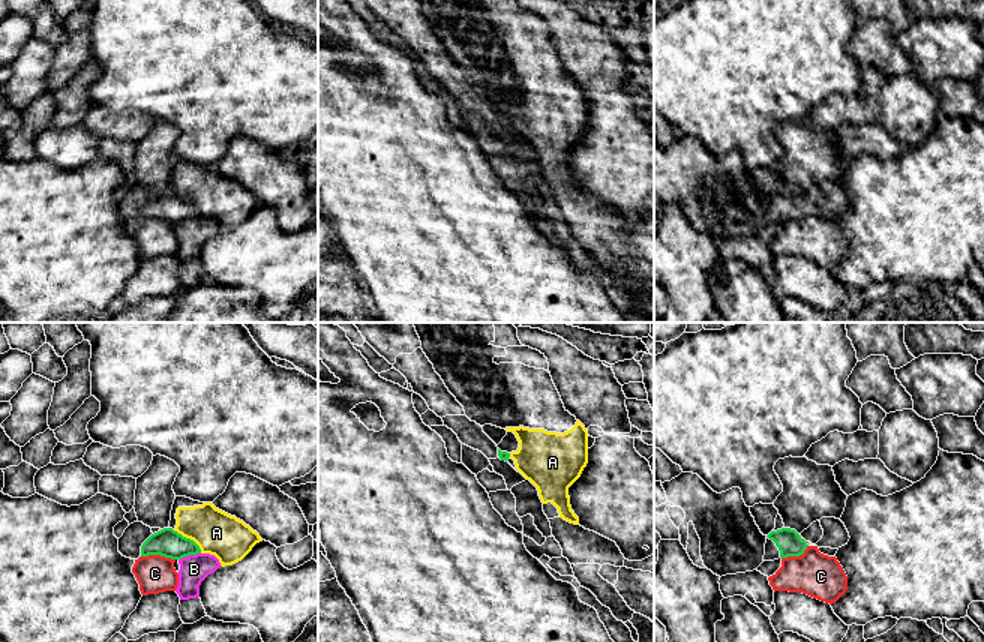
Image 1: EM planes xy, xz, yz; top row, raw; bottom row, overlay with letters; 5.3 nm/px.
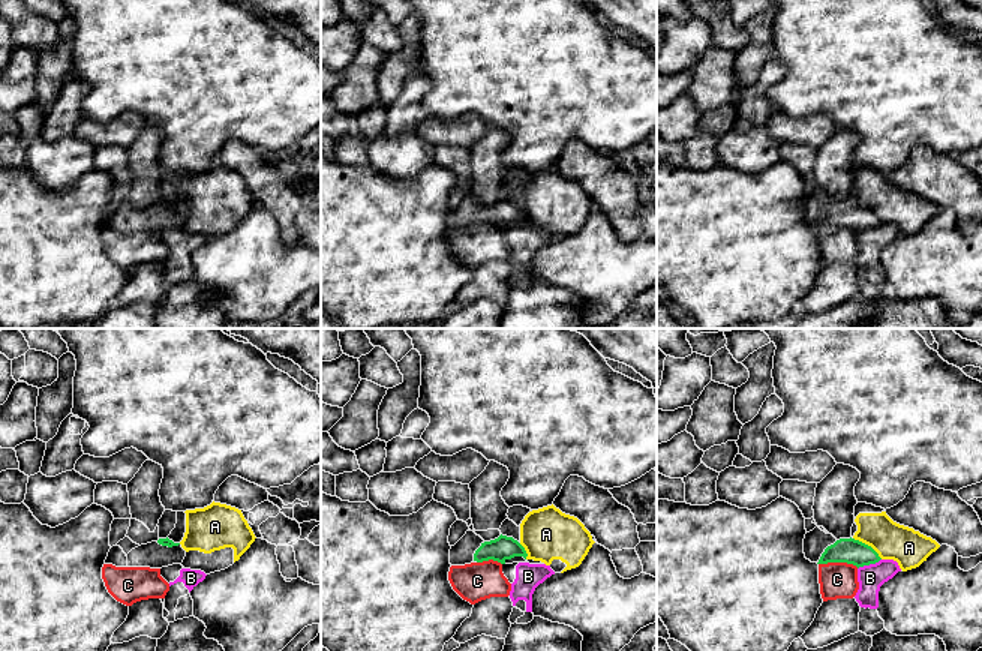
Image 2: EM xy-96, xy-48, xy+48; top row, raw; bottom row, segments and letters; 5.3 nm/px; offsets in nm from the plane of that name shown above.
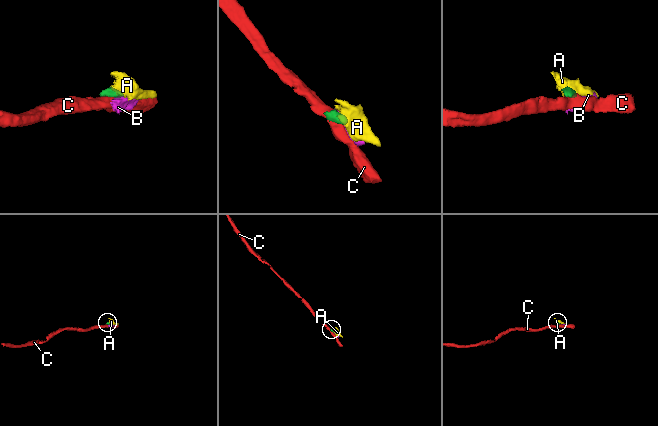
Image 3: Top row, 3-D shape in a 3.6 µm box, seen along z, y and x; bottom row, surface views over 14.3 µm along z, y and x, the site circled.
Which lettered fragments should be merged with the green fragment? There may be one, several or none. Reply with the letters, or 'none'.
none

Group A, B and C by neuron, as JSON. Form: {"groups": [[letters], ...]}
{"groups": [["A"], ["B"], ["C"]]}

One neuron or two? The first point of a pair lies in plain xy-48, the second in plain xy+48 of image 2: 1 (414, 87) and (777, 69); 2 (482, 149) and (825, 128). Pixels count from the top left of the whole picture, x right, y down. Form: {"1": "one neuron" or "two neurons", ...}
{"1": "one neuron", "2": "two neurons"}

